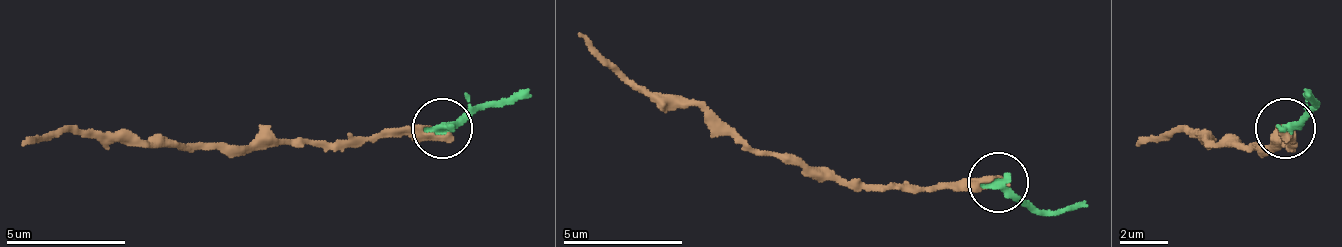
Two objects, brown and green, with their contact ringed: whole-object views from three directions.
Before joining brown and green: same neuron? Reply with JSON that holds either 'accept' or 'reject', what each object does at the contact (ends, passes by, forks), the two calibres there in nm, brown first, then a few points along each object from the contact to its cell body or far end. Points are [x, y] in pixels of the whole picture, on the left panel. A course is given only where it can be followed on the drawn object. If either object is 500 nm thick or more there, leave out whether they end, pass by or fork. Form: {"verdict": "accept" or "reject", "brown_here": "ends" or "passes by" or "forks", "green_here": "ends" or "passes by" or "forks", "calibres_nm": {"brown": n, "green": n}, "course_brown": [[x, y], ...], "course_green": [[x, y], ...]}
{"verdict": "accept", "calibres_nm": {"brown": 550, "green": 360}, "course_brown": [[443, 129], [252, 141], [216, 147], [84, 135], [54, 129], [24, 147]], "course_green": [[443, 129], [497, 100], [533, 94]]}

